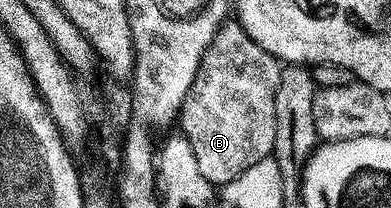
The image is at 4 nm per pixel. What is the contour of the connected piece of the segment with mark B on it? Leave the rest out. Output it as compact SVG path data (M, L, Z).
M236 19L226 21L205 52L203 63L195 75L195 83L191 83L191 91L181 109L179 126L180 132L189 140L191 151L195 151L203 179L207 179L213 186L229 185L239 179L243 171L251 171L255 163L263 163L263 159L274 156L273 148L277 138L275 95L279 95L282 68L282 62L263 51L263 47L259 47L259 43L247 35L245 28Z

